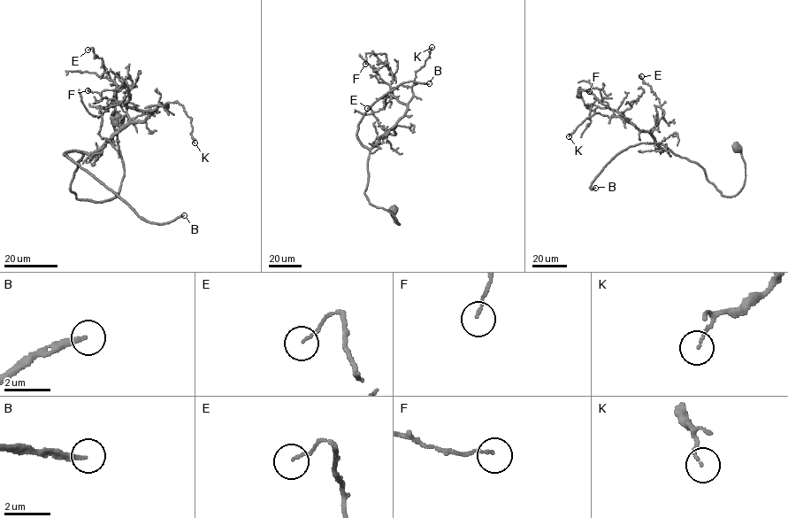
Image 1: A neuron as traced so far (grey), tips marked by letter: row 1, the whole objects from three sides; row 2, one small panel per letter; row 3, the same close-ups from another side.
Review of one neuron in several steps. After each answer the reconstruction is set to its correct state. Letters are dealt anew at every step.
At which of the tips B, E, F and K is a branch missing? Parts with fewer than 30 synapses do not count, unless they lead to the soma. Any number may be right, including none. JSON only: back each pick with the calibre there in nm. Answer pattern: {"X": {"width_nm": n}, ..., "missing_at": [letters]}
{"B": {"width_nm": 200}, "missing_at": ["B"]}

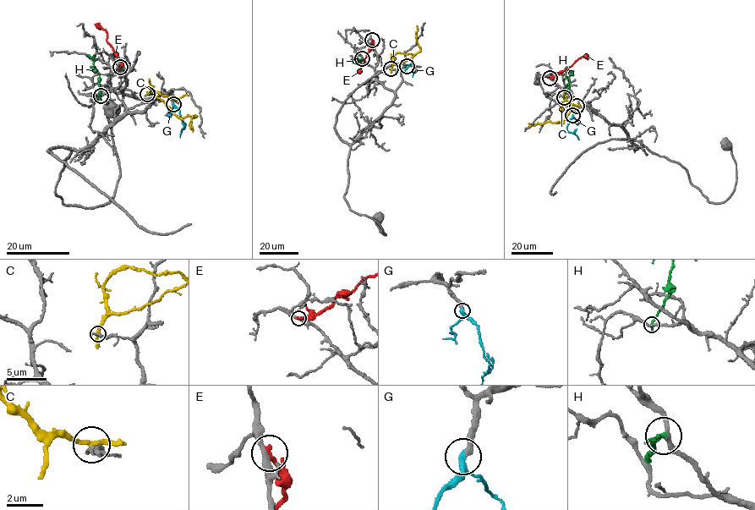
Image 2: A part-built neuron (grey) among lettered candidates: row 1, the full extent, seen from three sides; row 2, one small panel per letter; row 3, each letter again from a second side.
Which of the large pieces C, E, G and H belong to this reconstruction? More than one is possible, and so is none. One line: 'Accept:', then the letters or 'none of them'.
Accept: G

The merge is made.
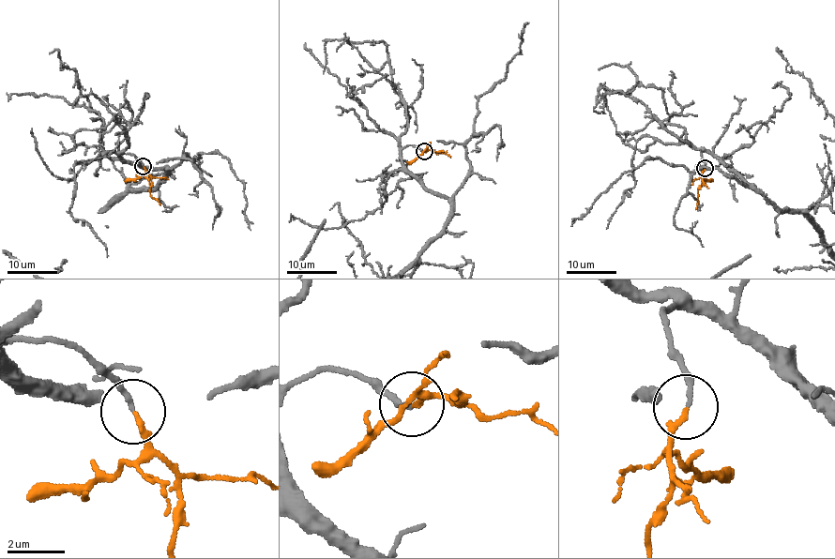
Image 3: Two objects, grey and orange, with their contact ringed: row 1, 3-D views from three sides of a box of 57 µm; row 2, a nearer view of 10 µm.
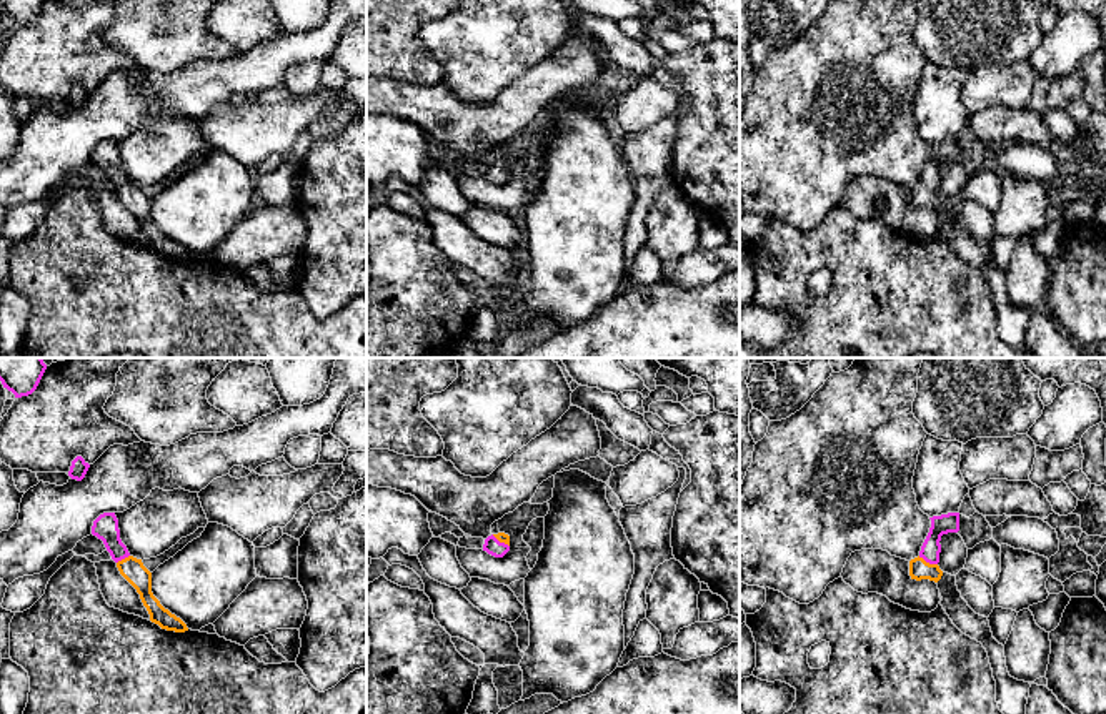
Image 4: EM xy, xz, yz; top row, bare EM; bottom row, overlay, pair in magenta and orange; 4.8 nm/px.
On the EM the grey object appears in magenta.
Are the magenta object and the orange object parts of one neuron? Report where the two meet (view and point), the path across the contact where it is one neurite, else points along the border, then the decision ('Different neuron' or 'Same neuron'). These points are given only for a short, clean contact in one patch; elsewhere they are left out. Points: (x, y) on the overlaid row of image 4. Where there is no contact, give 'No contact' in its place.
Touches magenta at yz (928, 561). Path across: yz (941, 525), (931, 541), (928, 561), (920, 570). Same neuron

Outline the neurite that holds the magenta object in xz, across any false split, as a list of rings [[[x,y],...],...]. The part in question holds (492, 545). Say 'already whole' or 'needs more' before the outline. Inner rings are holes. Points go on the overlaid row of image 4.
needs more | [[[505,533],[488,536],[483,551],[495,558],[503,558],[510,551],[510,536]]]

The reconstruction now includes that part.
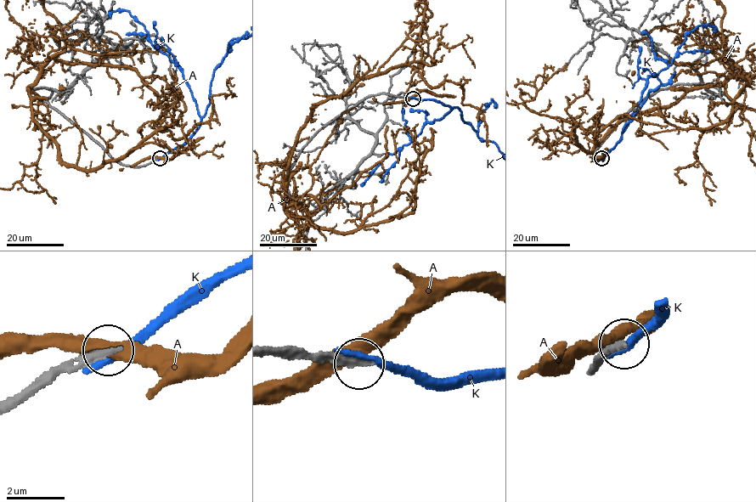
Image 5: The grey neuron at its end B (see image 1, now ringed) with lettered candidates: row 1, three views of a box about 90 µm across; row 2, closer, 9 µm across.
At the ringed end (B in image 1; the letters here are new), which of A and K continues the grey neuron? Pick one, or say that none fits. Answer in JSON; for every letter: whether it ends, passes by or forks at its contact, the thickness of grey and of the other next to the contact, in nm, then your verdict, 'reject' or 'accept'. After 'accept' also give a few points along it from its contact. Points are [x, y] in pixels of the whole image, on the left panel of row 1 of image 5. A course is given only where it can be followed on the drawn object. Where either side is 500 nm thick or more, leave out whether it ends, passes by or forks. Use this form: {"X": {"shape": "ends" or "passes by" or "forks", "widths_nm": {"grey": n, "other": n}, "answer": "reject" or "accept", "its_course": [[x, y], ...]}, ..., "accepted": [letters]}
{"A": {"shape": "passes by", "widths_nm": {"grey": 320, "other": 480}, "answer": "reject"}, "K": {"shape": "ends", "widths_nm": {"grey": 340, "other": 360}, "answer": "reject"}, "accepted": []}

